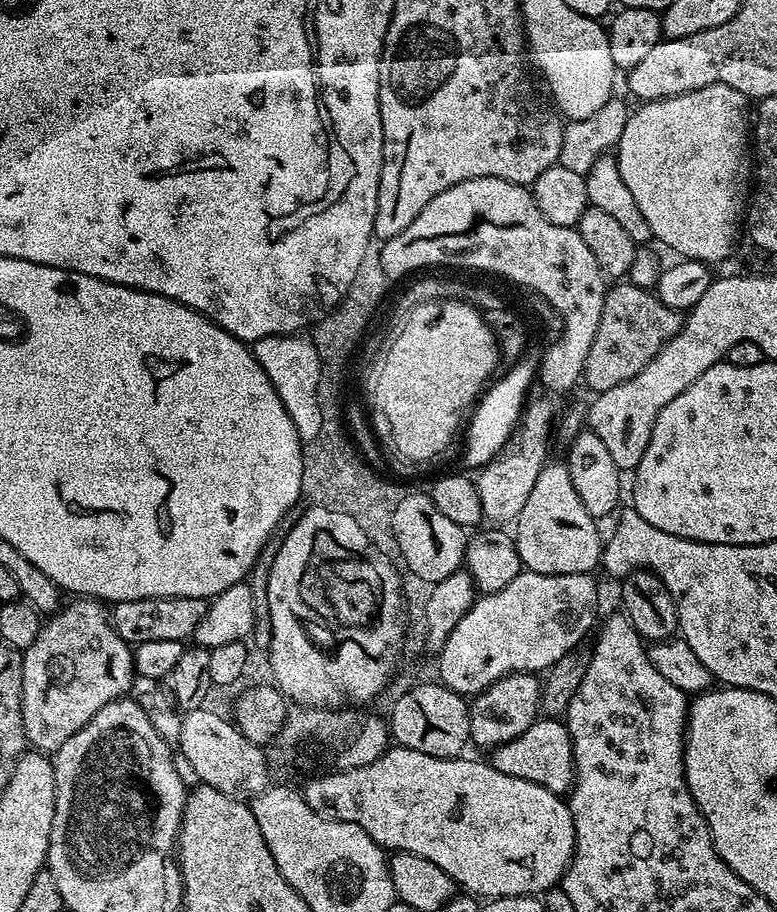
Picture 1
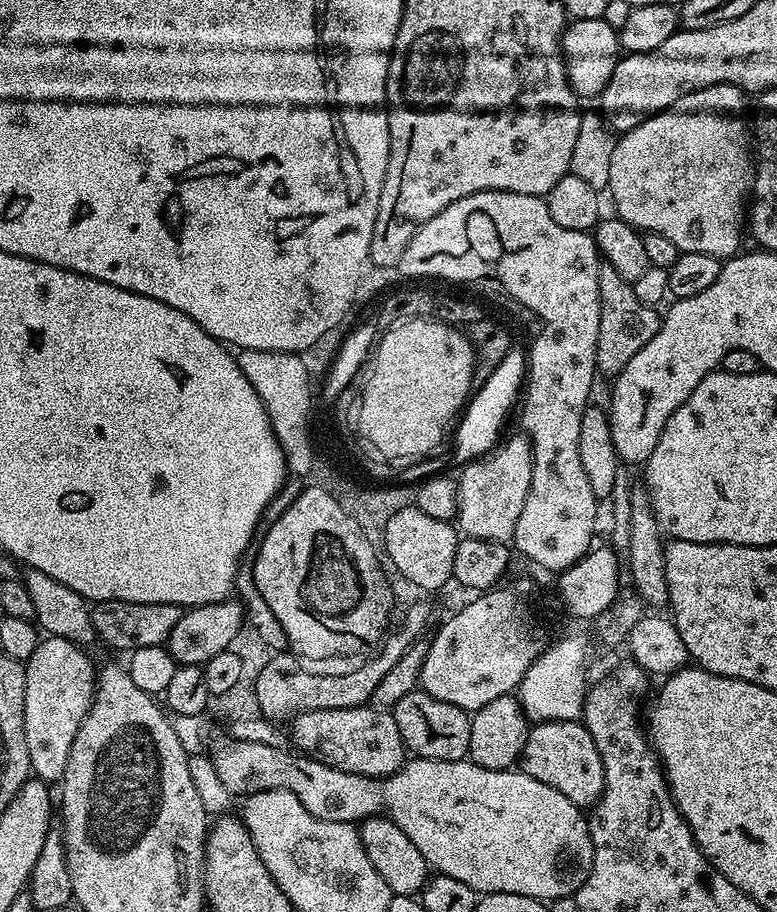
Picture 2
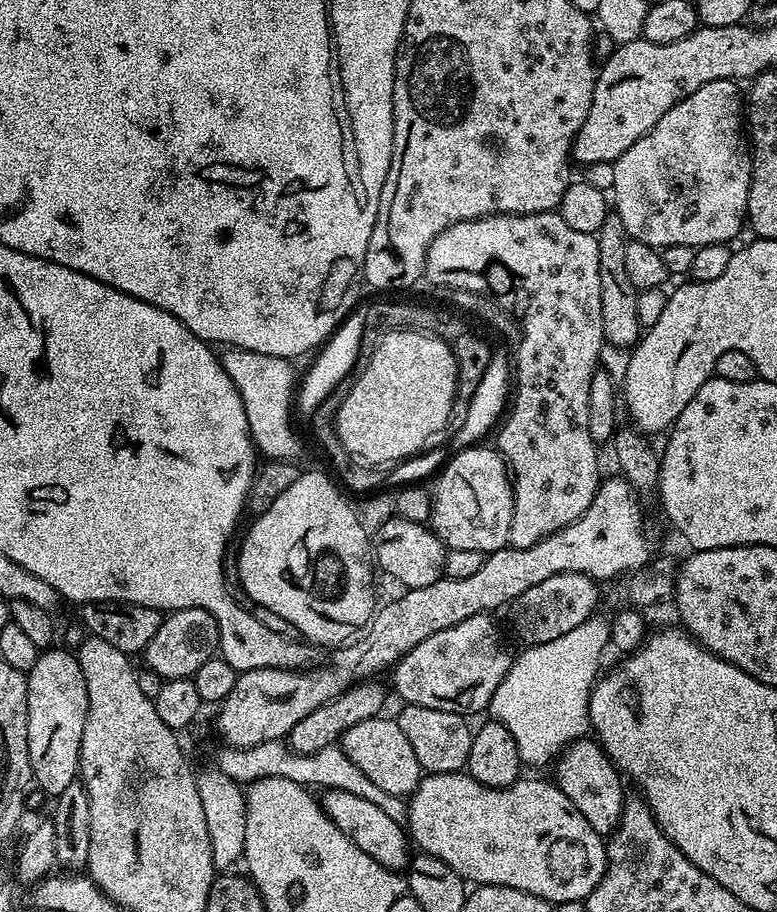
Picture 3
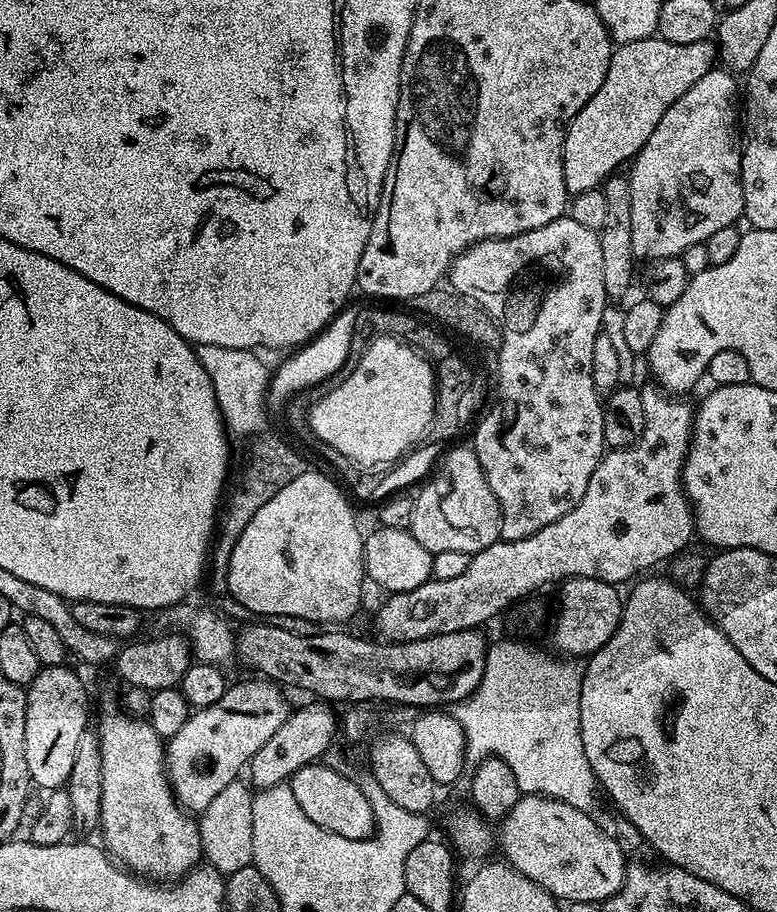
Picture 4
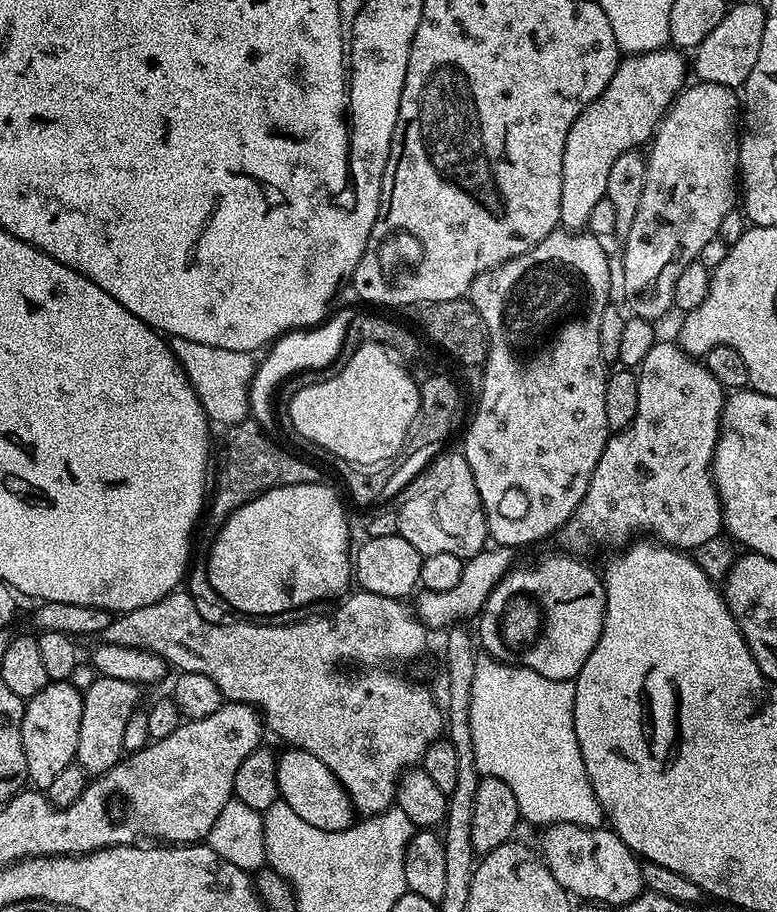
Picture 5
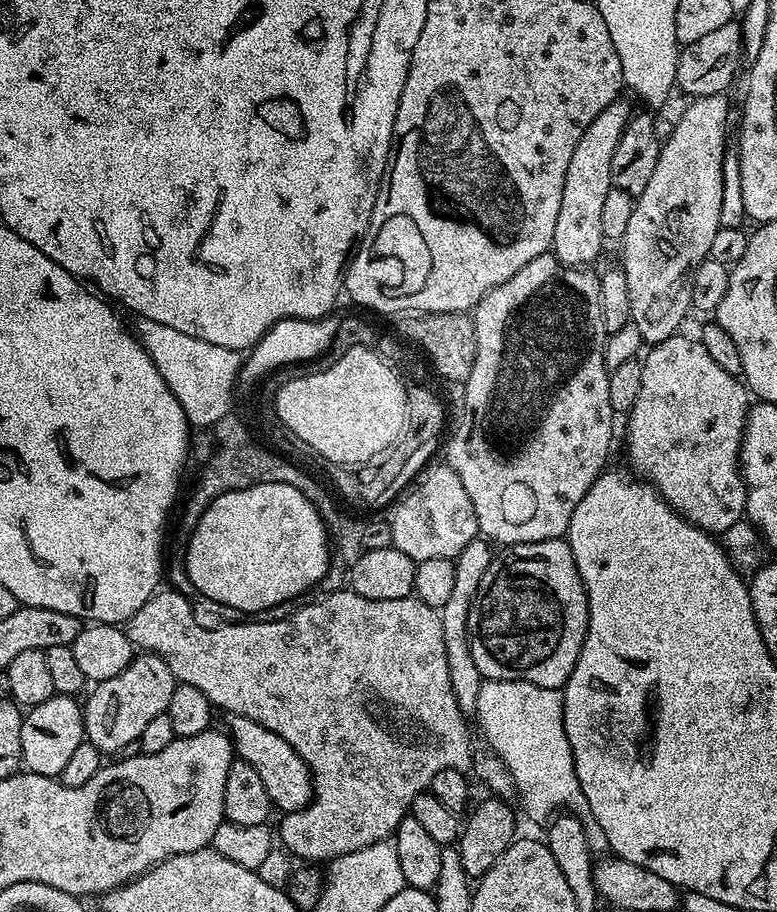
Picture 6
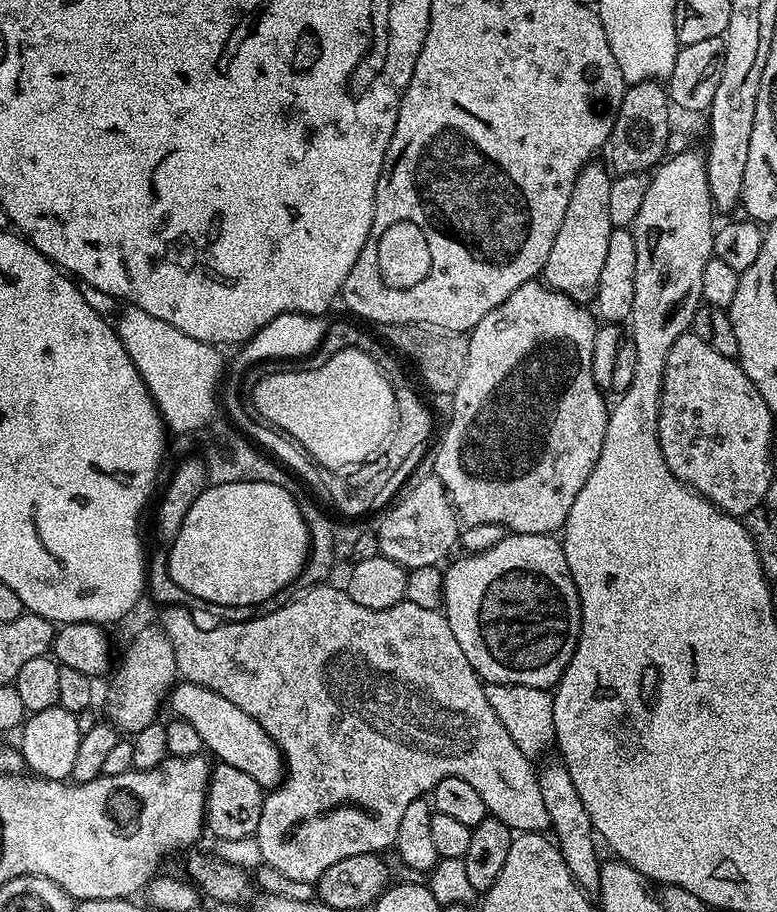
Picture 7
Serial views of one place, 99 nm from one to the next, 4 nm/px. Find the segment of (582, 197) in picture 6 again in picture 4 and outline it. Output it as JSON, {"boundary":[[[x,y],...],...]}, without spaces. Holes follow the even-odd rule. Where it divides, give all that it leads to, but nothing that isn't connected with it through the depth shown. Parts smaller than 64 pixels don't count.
{"boundary":[[[649,38],[647,40],[639,40],[638,42],[630,42],[629,44],[621,44],[615,49],[610,58],[610,66],[606,70],[606,78],[602,82],[602,86],[598,86],[598,94],[594,94],[594,98],[590,98],[590,102],[586,102],[586,106],[582,106],[580,113],[568,123],[568,129],[564,132],[564,157],[562,158],[562,180],[566,182],[566,190],[572,196],[582,194],[586,190],[594,190],[600,188],[609,176],[617,171],[619,164],[627,165],[642,150],[642,146],[646,146],[646,142],[650,138],[650,134],[654,134],[654,126],[658,126],[658,122],[662,122],[662,114],[666,114],[666,110],[670,110],[670,106],[674,102],[678,102],[678,98],[682,98],[682,94],[686,94],[686,90],[690,90],[690,86],[694,86],[694,82],[698,82],[698,78],[702,78],[702,74],[711,72],[718,60],[718,48],[715,43],[703,40],[702,42],[694,42],[693,44],[675,44],[674,42],[666,42],[659,38]]]}

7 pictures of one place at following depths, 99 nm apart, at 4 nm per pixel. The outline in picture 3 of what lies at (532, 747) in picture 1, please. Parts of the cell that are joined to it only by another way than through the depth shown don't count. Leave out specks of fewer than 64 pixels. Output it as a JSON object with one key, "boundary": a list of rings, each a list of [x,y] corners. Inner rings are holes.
{"boundary":[[[581,738],[568,745],[557,757],[554,764],[558,788],[572,800],[572,804],[582,812],[586,821],[603,838],[610,836],[616,828],[624,809],[626,791],[621,773],[609,759],[603,747],[592,738]]]}

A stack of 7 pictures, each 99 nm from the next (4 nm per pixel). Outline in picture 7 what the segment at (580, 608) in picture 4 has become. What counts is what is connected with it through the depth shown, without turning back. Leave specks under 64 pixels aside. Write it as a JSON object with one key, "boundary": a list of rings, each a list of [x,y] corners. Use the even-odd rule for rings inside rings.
{"boundary":[[[507,534],[496,546],[479,554],[460,554],[460,557],[444,568],[444,617],[450,622],[450,630],[454,630],[454,638],[458,638],[458,646],[462,646],[462,654],[470,661],[470,666],[480,675],[480,679],[490,684],[517,684],[531,688],[551,689],[559,684],[566,666],[576,649],[580,637],[580,599],[574,586],[574,578],[570,574],[570,566],[566,562],[564,545],[552,534]]]}

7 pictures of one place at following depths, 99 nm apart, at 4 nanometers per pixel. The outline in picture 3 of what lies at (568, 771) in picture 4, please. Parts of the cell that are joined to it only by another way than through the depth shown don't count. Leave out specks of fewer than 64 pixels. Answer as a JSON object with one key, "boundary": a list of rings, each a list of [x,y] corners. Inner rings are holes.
{"boundary":[[[594,614],[582,626],[570,630],[570,634],[562,634],[562,638],[554,638],[554,642],[525,647],[525,652],[513,659],[506,678],[502,678],[498,690],[494,690],[490,716],[510,730],[518,746],[521,765],[528,767],[529,764],[532,768],[540,768],[548,763],[551,765],[568,745],[589,731],[588,699],[592,697],[592,687],[602,672],[600,659],[604,656],[604,647],[607,649],[609,644],[609,621],[603,620],[600,614]]]}

